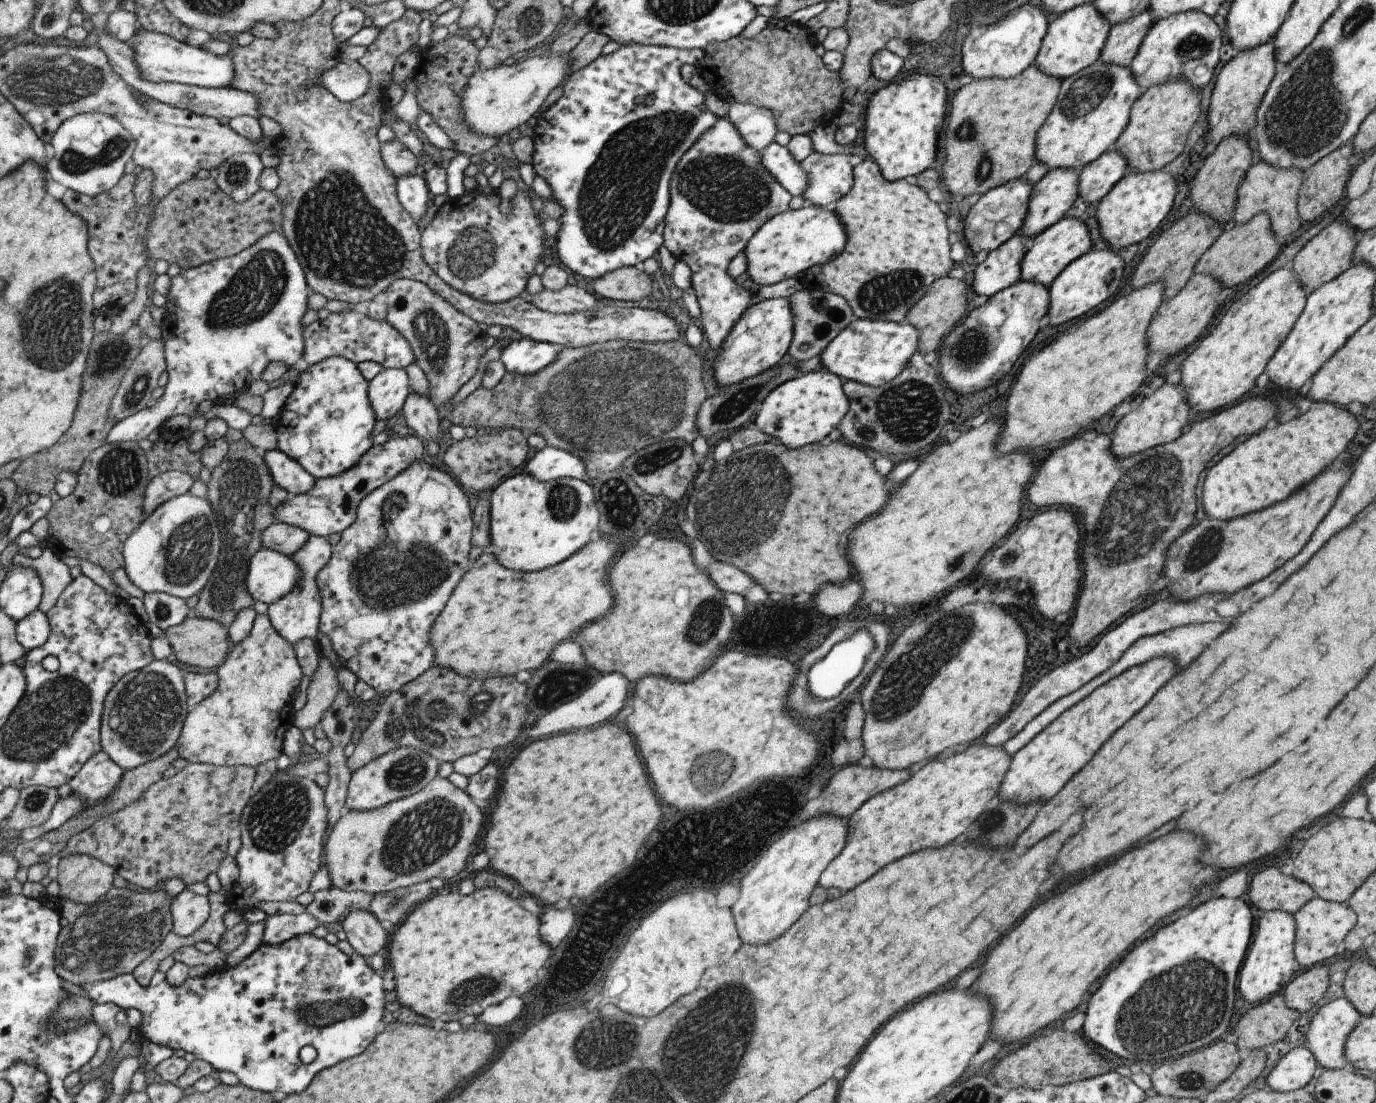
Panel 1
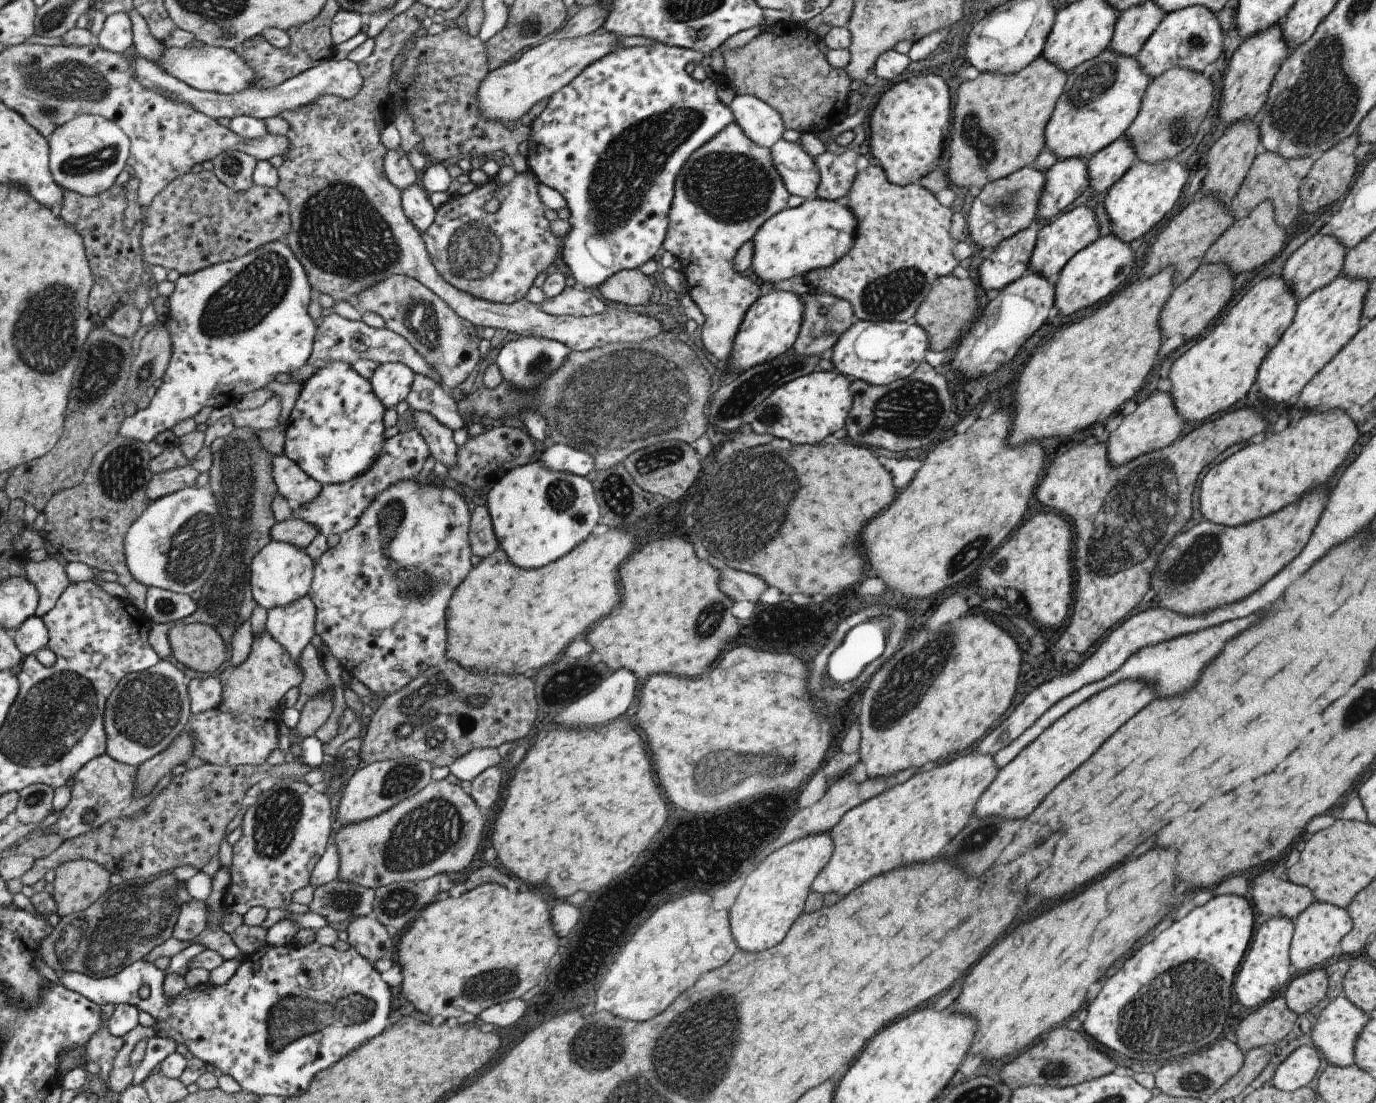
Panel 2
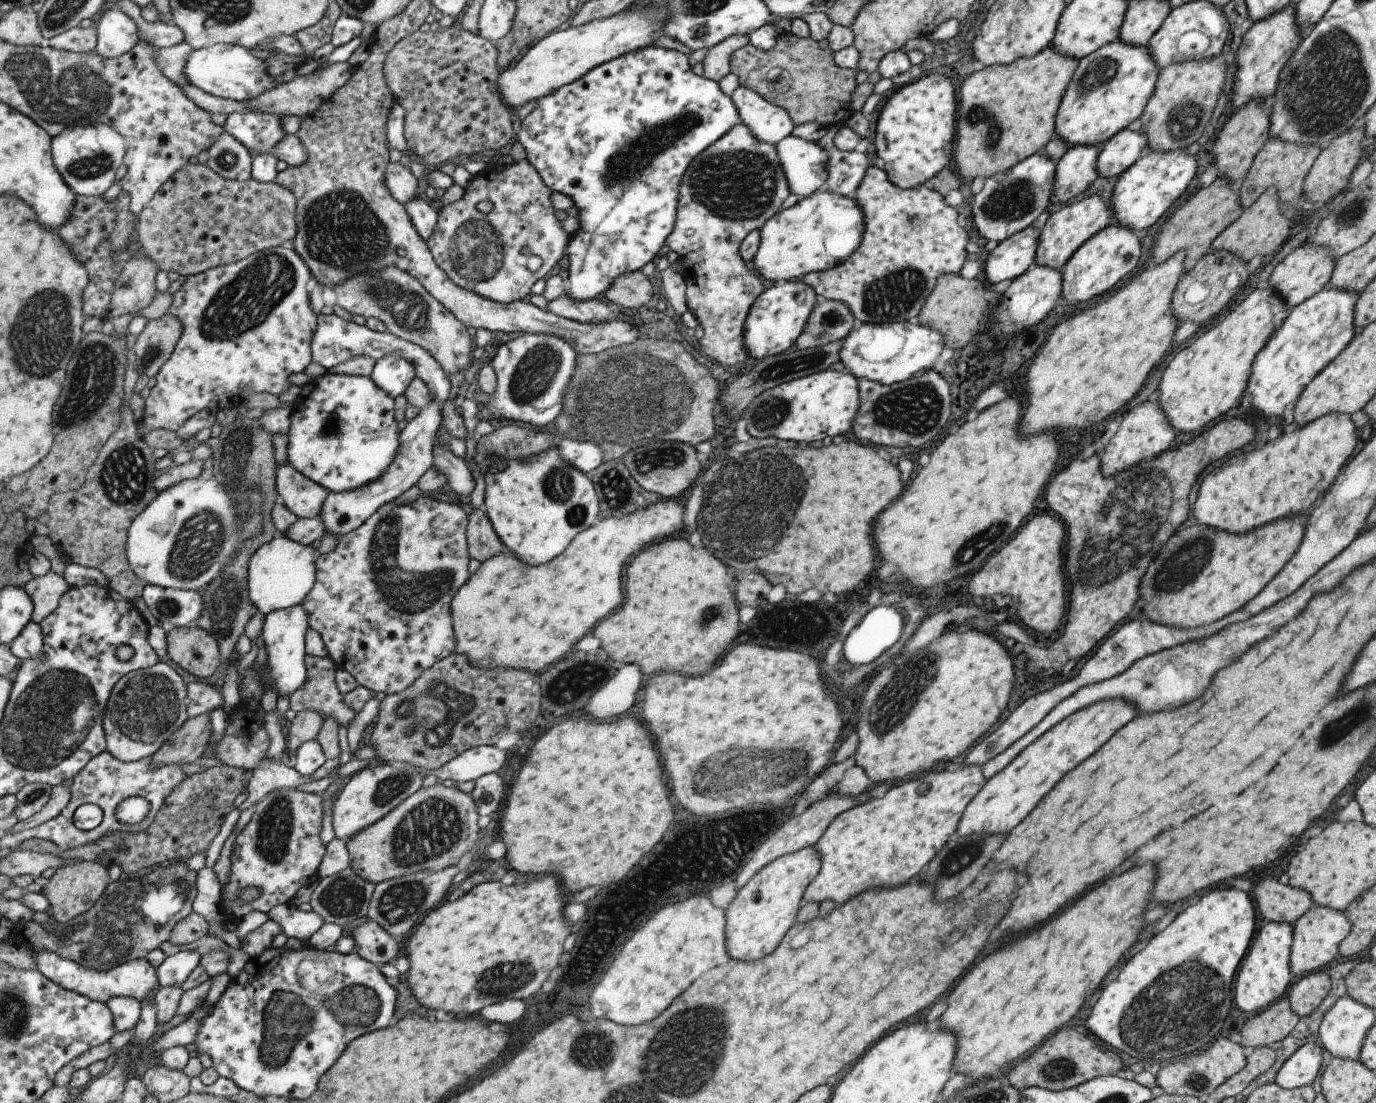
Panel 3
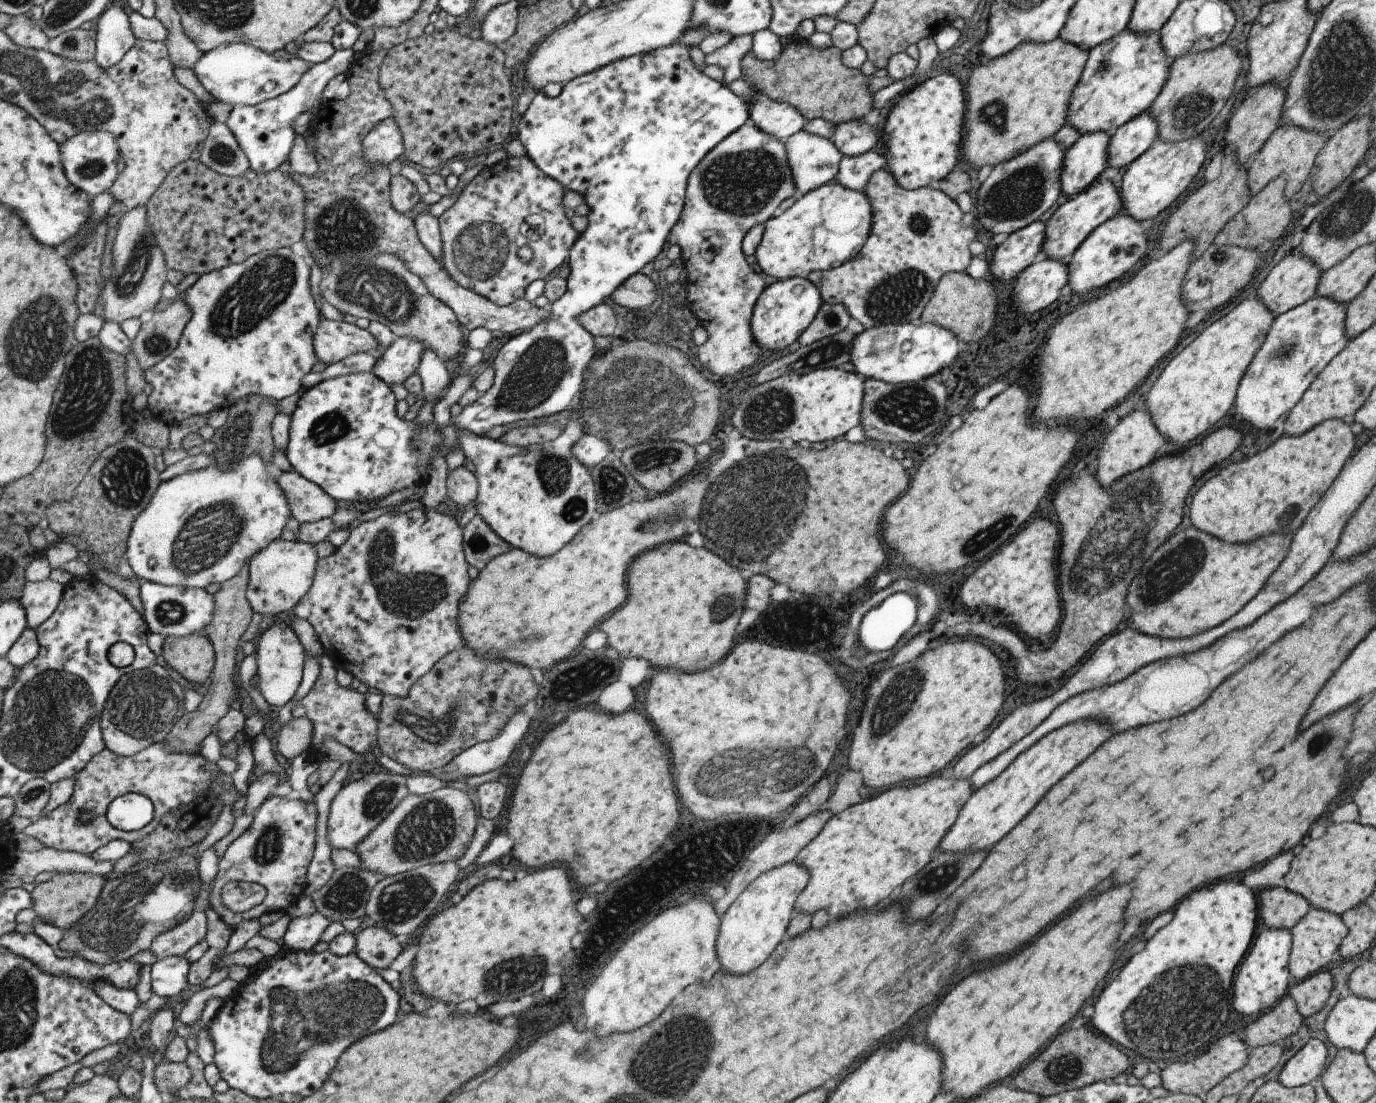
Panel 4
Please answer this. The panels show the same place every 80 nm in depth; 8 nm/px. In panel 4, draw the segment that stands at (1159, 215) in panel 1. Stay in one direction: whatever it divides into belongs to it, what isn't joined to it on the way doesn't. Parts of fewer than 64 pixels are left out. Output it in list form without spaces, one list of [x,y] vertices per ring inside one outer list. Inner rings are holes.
[[[1200,134],[1177,142],[1165,142],[1155,139],[1149,148],[1130,162],[1121,176],[1118,194],[1121,199],[1121,212],[1132,217],[1133,220],[1153,219],[1161,210],[1173,204],[1173,200],[1183,194],[1197,172],[1203,166],[1208,145]]]

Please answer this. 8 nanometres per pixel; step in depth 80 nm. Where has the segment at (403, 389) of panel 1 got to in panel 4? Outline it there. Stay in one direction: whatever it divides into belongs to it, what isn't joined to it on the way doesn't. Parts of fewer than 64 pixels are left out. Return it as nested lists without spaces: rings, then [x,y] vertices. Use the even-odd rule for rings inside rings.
[[[407,337],[396,339],[379,356],[370,370],[387,386],[403,385],[404,380],[417,372],[420,354],[425,345]]]

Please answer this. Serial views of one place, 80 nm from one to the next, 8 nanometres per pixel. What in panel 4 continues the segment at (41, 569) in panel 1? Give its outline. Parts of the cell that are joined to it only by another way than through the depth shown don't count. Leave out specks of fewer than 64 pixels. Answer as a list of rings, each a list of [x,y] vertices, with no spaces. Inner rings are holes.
[[[50,579],[39,582],[29,581],[25,585],[21,602],[28,614],[29,627],[37,630],[53,616],[63,600],[66,588],[67,585]]]

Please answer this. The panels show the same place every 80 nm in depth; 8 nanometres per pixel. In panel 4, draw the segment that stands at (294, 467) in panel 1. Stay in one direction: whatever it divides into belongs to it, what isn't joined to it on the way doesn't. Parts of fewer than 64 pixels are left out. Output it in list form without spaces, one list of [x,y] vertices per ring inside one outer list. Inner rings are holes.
[[[295,469],[278,471],[278,483],[283,488],[292,508],[292,517],[300,524],[327,519],[336,502],[317,483],[305,478]]]

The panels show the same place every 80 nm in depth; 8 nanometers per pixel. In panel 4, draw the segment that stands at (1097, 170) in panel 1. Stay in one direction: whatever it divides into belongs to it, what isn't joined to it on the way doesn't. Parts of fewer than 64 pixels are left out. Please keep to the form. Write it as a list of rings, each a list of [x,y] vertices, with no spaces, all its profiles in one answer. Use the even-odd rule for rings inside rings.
[[[1145,112],[1111,132],[1106,152],[1106,164],[1111,168],[1123,168],[1143,154],[1157,139],[1156,120]]]

